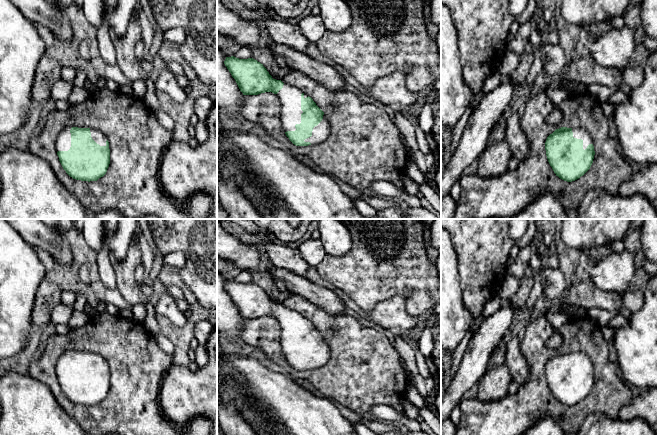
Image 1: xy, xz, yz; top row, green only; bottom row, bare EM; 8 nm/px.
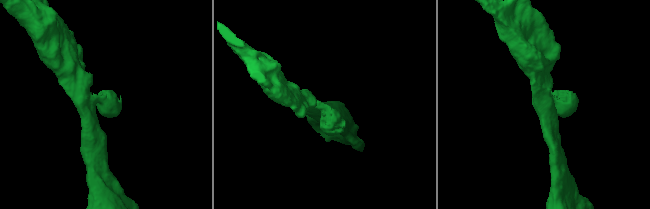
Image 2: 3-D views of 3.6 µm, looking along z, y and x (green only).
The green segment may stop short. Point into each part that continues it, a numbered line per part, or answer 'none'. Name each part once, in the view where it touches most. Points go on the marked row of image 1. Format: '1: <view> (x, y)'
1: xz (289, 96)

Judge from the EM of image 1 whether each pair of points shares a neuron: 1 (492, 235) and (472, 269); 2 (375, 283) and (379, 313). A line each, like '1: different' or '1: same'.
1: same
2: different

